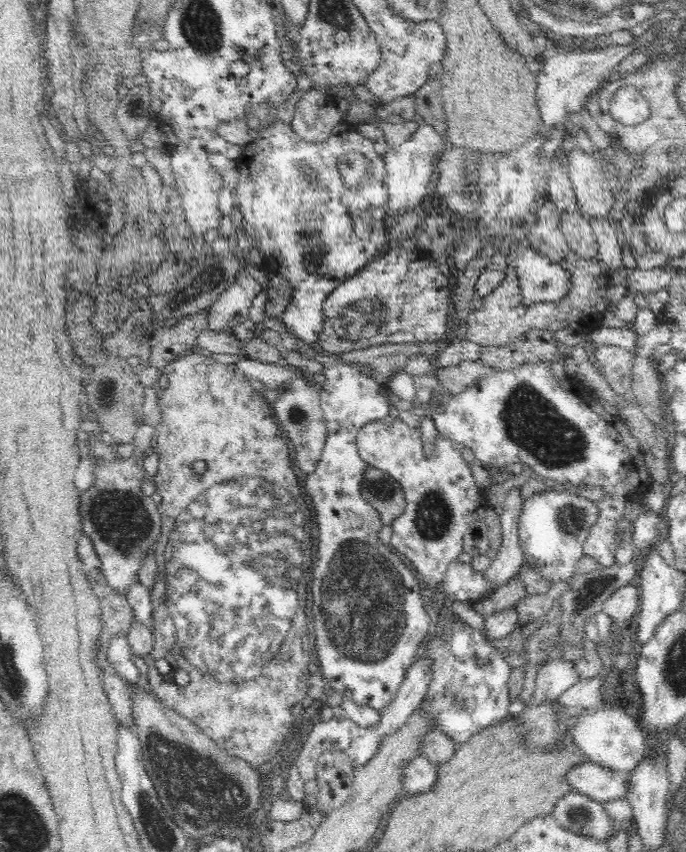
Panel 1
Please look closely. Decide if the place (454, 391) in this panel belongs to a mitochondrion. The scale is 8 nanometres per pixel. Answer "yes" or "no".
no

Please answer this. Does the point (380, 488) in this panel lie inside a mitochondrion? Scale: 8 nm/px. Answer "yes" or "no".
yes

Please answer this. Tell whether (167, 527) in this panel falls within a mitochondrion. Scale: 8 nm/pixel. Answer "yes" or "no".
yes

